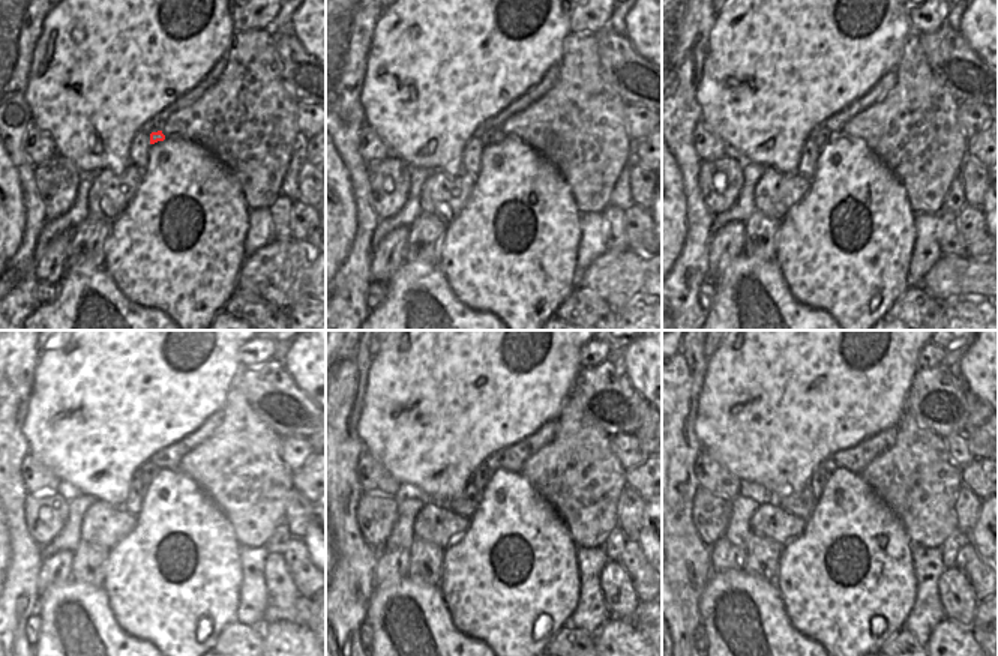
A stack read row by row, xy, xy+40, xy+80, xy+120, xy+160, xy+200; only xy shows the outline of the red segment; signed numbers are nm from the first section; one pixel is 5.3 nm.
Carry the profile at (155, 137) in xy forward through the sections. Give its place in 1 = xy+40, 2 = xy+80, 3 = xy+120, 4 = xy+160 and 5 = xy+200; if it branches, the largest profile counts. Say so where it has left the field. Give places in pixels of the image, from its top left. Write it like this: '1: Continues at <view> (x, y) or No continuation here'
1: Continues at xy+40 (486, 138)
2: Continues at xy+80 (818, 135)
3: Continues at xy+120 (144, 473)
4: Continues at xy+160 (482, 475)
5: Continues at xy+200 (818, 479)

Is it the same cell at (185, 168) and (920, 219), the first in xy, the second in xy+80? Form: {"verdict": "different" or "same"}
{"verdict": "different"}

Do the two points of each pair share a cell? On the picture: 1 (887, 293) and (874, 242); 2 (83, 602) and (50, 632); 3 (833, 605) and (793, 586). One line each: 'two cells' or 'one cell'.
1: one cell
2: one cell
3: one cell

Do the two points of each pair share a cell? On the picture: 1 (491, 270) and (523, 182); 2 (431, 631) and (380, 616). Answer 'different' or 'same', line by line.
1: same
2: same

